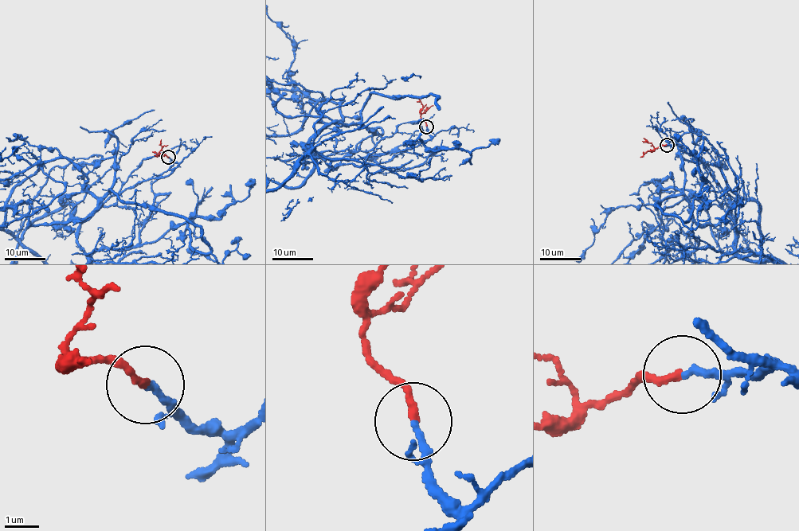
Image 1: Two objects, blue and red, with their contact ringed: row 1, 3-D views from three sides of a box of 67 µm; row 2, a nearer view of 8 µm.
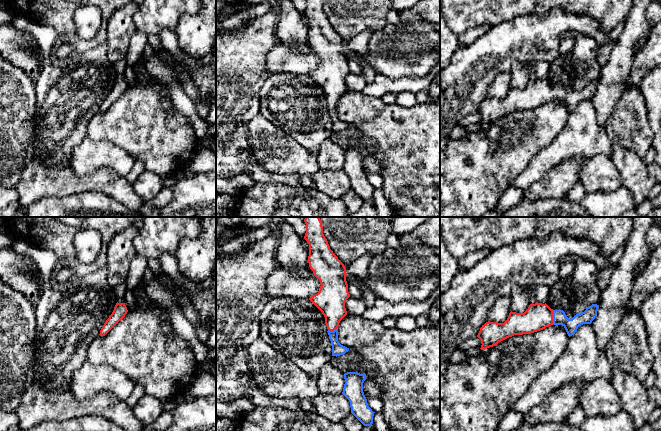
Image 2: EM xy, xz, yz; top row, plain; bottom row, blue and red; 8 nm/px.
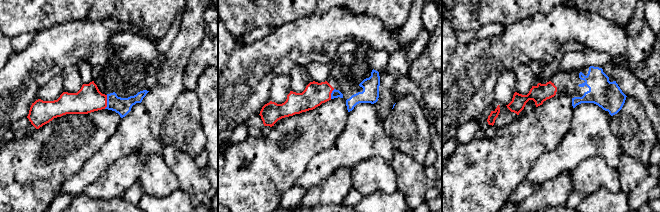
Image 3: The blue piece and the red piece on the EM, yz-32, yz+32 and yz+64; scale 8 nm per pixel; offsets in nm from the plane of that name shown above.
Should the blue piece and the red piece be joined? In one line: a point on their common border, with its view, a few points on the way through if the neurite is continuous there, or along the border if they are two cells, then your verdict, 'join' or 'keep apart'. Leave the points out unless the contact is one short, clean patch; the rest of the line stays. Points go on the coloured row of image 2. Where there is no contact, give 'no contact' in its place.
contact yz (553, 317); way yz (559, 317), (553, 317), (538, 316); join

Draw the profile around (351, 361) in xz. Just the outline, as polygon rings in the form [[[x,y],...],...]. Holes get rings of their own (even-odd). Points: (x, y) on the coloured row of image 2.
[[[349,349],[343,355],[332,356],[329,363],[338,368],[343,374],[347,372],[358,372],[366,374],[366,380],[363,383],[363,392],[365,396],[380,398],[383,395],[383,387],[377,382],[377,374],[375,371],[366,368],[363,365],[362,357],[354,350]]]

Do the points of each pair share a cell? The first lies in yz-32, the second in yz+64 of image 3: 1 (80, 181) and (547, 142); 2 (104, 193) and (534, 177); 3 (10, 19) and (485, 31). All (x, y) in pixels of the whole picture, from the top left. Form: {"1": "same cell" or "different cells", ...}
{"1": "different cells", "2": "different cells", "3": "different cells"}

